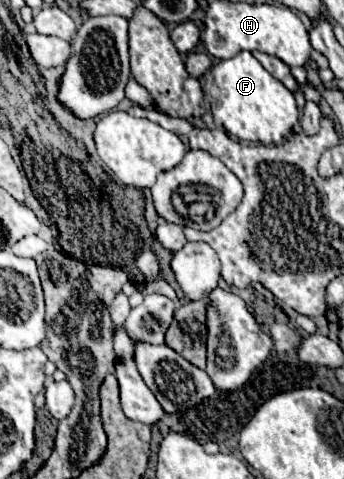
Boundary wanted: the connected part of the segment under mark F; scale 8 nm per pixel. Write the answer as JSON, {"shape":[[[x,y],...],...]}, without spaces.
{"shape":[[[242,51],[232,59],[216,63],[204,75],[204,95],[210,101],[214,121],[222,123],[228,135],[252,143],[282,141],[298,123],[298,107],[294,95],[274,79],[250,51]]]}

